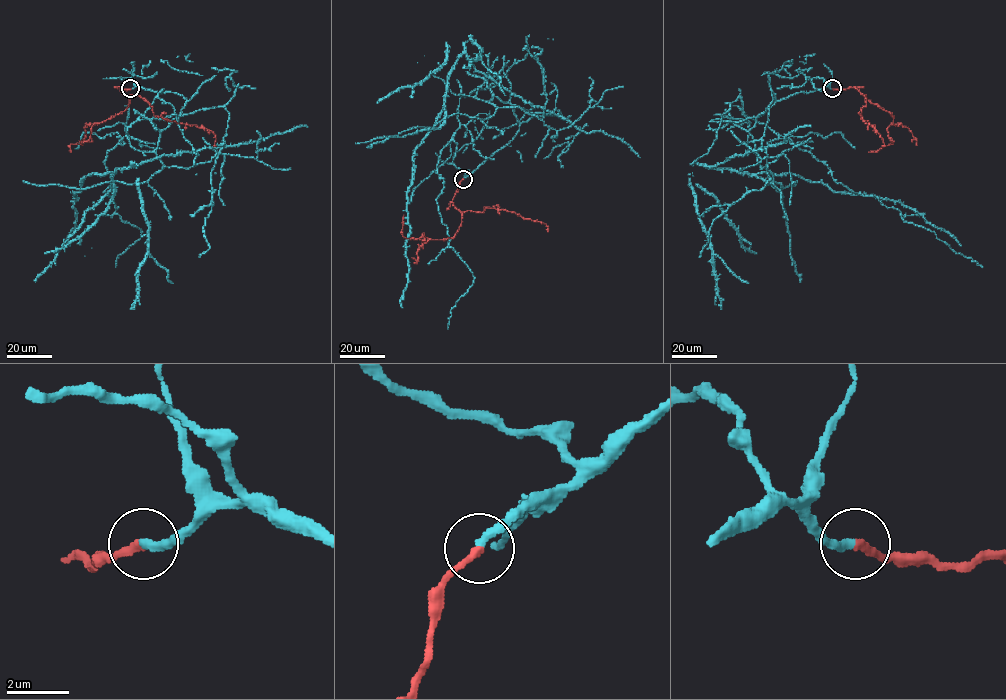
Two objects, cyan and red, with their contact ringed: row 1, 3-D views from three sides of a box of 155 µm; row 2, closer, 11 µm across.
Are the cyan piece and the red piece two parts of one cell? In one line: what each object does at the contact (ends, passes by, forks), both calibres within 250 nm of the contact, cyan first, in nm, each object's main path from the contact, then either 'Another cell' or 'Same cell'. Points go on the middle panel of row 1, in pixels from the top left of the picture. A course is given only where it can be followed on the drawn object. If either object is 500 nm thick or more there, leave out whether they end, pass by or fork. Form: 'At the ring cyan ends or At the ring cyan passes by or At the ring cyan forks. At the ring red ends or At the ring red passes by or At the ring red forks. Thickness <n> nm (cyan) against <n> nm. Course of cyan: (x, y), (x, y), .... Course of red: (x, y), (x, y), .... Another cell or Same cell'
At the ring cyan ends. At the ring red ends. Thickness 280 nm (cyan) against 240 nm. Course of cyan: (463, 179), (516, 133), (513, 105), (561, 114), (525, 103), (464, 53), (413, 156), (402, 307). Course of red: (463, 179), (452, 201), (462, 224), (452, 238), (432, 239), (424, 234), (406, 238), (403, 214). Same cell

